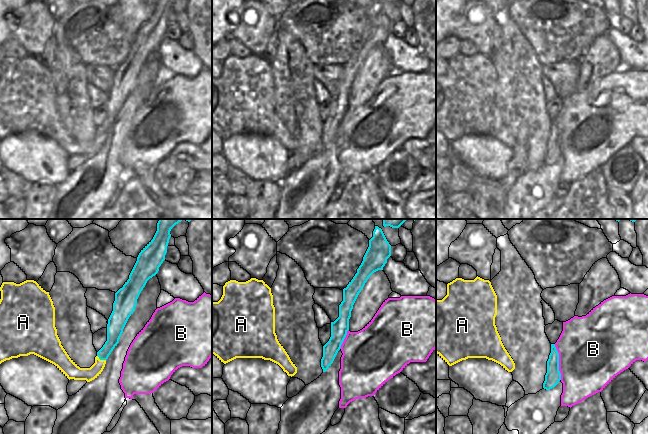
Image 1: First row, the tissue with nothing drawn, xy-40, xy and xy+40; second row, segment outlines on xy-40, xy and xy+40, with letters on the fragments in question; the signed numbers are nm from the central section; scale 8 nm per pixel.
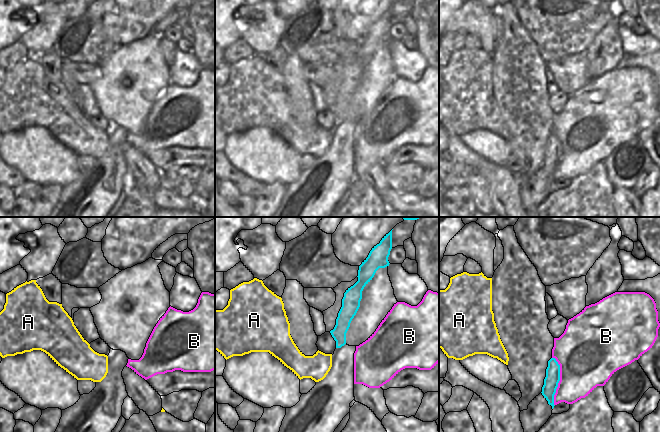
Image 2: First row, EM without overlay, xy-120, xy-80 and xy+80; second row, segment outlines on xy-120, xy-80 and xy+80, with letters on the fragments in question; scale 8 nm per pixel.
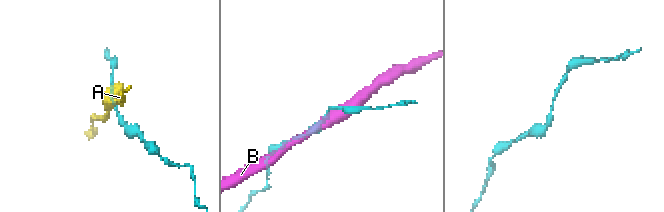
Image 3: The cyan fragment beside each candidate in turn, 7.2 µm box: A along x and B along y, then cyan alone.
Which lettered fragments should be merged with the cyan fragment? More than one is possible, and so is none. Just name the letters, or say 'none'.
none

